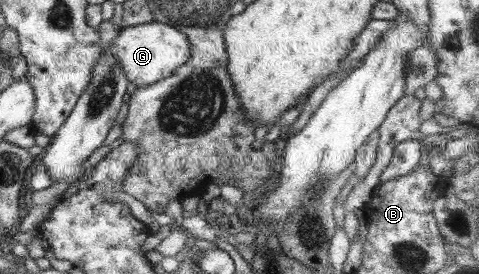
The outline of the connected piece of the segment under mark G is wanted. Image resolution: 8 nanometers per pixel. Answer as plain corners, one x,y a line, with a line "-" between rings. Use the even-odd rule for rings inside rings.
155,20
143,25
122,27
118,38
112,43
112,53
124,71
126,80
139,87
172,76
190,59
190,46
181,30

